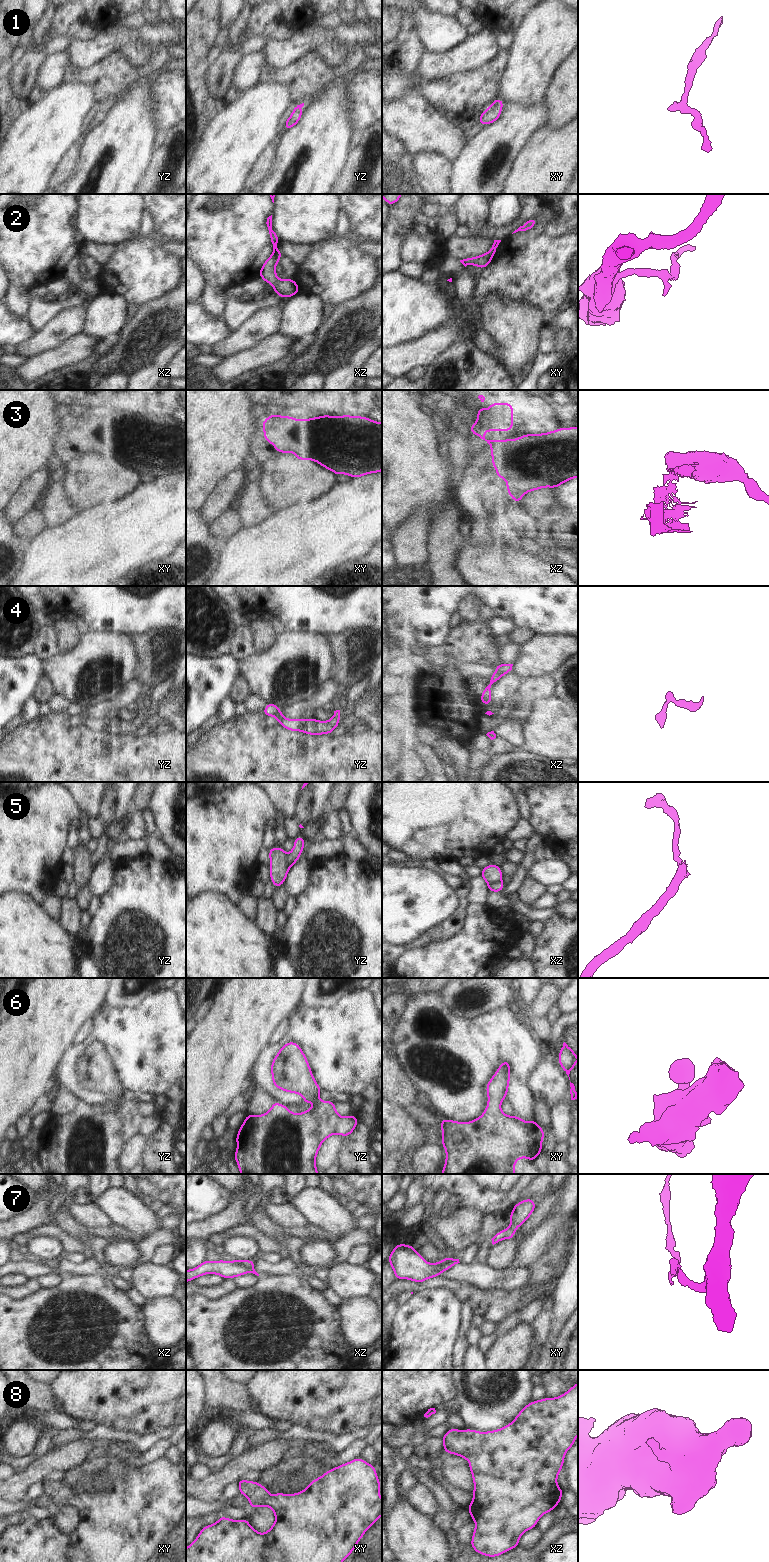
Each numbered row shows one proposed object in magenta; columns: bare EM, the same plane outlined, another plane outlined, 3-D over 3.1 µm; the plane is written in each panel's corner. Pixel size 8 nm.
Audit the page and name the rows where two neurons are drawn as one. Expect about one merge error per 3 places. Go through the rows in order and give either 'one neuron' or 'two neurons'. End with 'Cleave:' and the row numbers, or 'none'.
1: one neuron
2: one neuron
3: two neurons
4: one neuron
5: two neurons
6: one neuron
7: two neurons
8: one neuron
Cleave: 3, 5, 7

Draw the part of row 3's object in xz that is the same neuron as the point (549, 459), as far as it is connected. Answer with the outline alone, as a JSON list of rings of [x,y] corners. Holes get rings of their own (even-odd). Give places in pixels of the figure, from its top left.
[[[578,427],[558,428],[538,435],[526,434],[520,438],[494,440],[496,456],[504,455],[508,461],[504,470],[498,466],[496,475],[499,479],[506,478],[507,492],[520,504],[521,498],[530,491],[545,487],[556,487],[578,477]]]

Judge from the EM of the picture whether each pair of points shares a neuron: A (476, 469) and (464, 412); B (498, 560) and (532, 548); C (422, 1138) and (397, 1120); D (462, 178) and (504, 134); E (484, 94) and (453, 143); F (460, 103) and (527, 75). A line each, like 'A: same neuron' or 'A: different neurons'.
A: same neuron
B: different neurons
C: same neuron
D: same neuron
E: different neurons
F: different neurons

